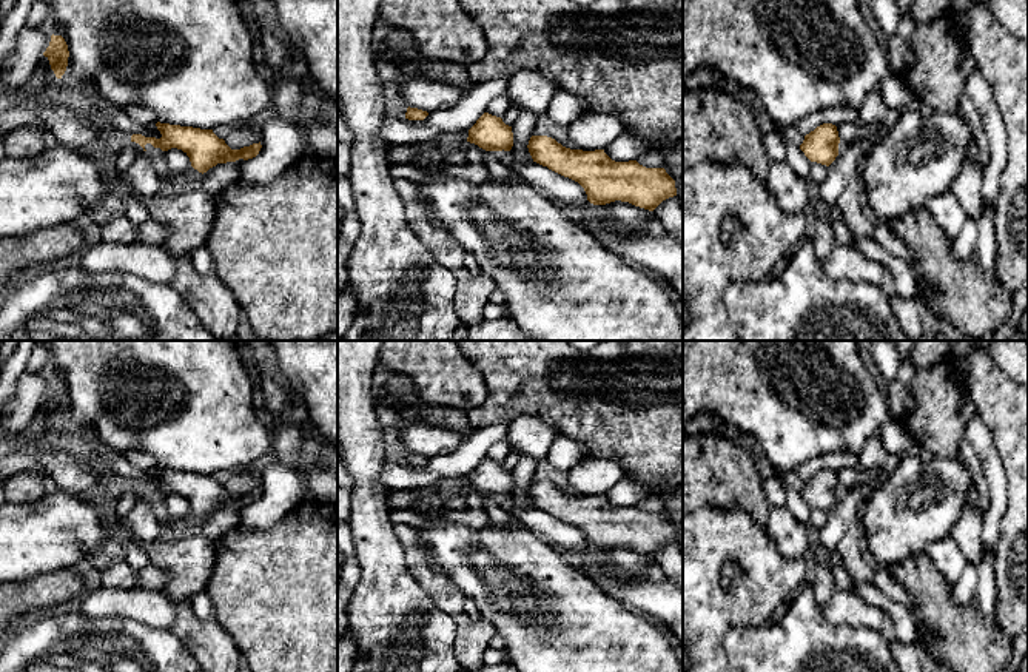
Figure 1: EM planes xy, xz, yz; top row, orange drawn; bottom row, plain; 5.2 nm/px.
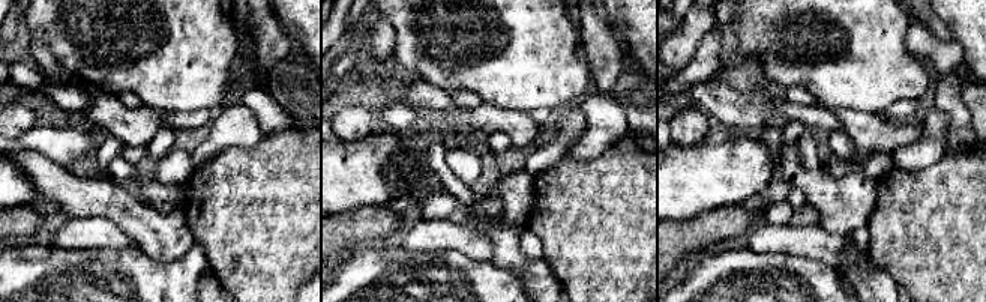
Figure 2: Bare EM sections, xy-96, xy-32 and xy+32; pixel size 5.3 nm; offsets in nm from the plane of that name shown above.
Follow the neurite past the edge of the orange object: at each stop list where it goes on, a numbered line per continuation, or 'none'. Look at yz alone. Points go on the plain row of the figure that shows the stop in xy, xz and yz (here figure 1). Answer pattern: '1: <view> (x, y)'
none

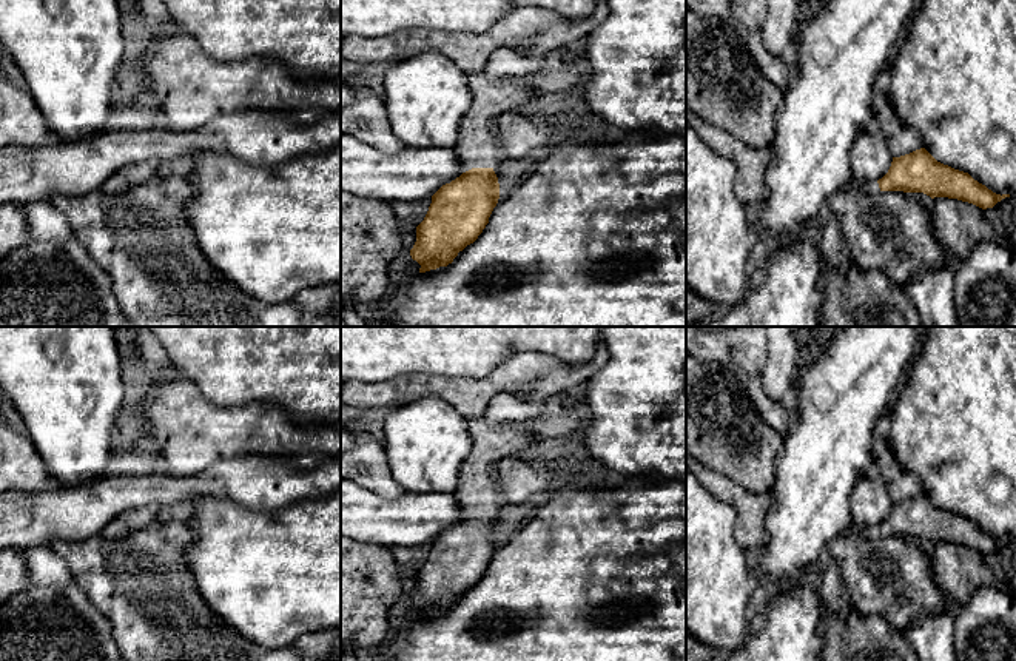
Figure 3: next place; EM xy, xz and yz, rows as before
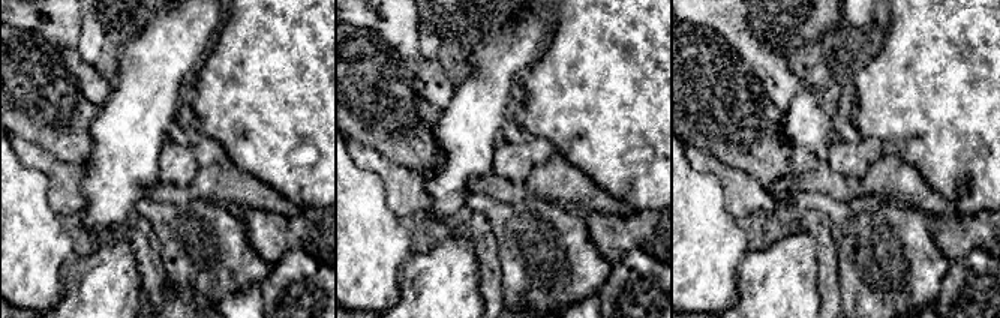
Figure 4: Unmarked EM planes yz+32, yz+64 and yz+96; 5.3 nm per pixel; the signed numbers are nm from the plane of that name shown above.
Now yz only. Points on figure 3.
1: yz (870, 532)

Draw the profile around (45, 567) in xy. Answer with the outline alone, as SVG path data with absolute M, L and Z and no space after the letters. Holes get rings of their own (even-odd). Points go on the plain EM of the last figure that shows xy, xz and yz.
M49 545L25 549L22 556L31 586L63 587L74 582L69 567Z

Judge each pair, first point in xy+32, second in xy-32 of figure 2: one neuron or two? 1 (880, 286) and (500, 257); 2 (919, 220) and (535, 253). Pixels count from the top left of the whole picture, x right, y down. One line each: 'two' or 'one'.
1: one
2: two

